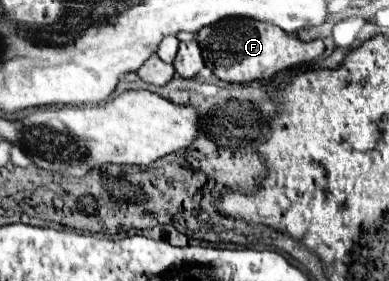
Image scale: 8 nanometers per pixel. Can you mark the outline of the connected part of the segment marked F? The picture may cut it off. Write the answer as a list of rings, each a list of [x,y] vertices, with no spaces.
[[[226,18],[216,22],[214,26],[206,26],[198,32],[196,40],[200,42],[202,56],[206,64],[212,62],[214,74],[224,82],[252,82],[252,80],[264,80],[272,74],[306,64],[316,60],[324,52],[322,40],[302,42],[296,36],[286,34],[282,28],[276,28],[274,24],[256,22],[250,18]]]

